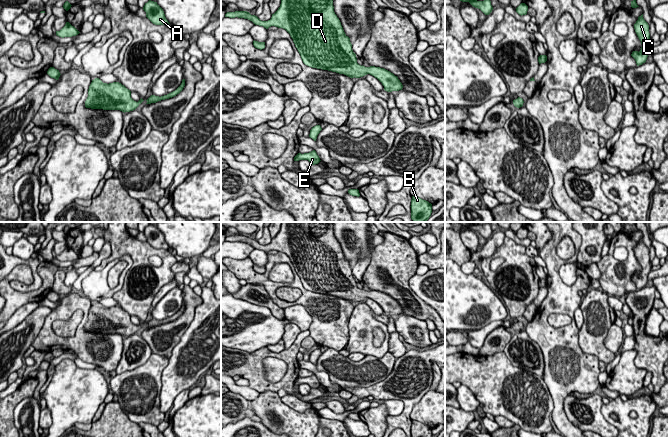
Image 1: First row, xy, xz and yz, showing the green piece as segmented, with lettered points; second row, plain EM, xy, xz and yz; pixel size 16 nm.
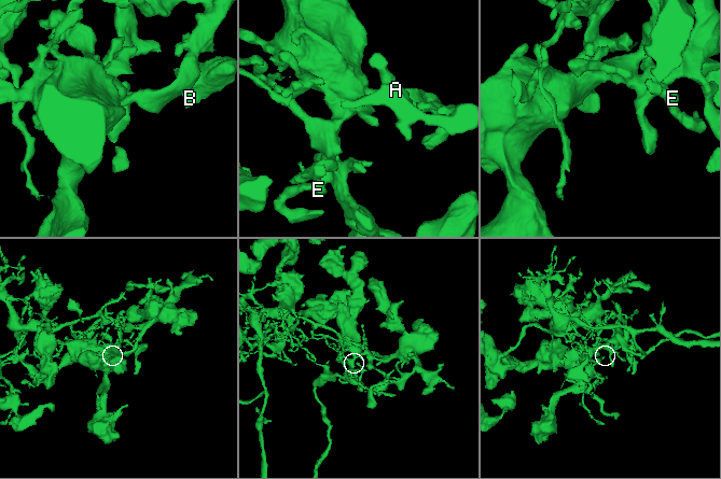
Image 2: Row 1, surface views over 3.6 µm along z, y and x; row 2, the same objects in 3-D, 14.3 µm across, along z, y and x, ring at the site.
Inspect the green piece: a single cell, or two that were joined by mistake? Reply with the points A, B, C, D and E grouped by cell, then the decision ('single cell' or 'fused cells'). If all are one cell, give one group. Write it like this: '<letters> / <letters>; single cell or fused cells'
A B C D E; single cell

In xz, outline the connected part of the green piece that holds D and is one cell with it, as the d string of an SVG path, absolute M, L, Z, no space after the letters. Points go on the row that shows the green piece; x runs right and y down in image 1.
M281 0L280 7L268 21L261 21L247 11L227 12L225 17L248 19L266 29L271 26L285 29L293 39L303 63L309 67L344 74L350 78L360 78L370 74L382 83L387 92L399 91L403 88L398 77L390 71L375 66L365 67L357 63L350 38L345 34L334 12L333 0Z

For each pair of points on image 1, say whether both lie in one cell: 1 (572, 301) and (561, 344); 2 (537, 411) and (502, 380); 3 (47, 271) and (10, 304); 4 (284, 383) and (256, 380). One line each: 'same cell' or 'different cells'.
1: same cell
2: same cell
3: same cell
4: same cell

